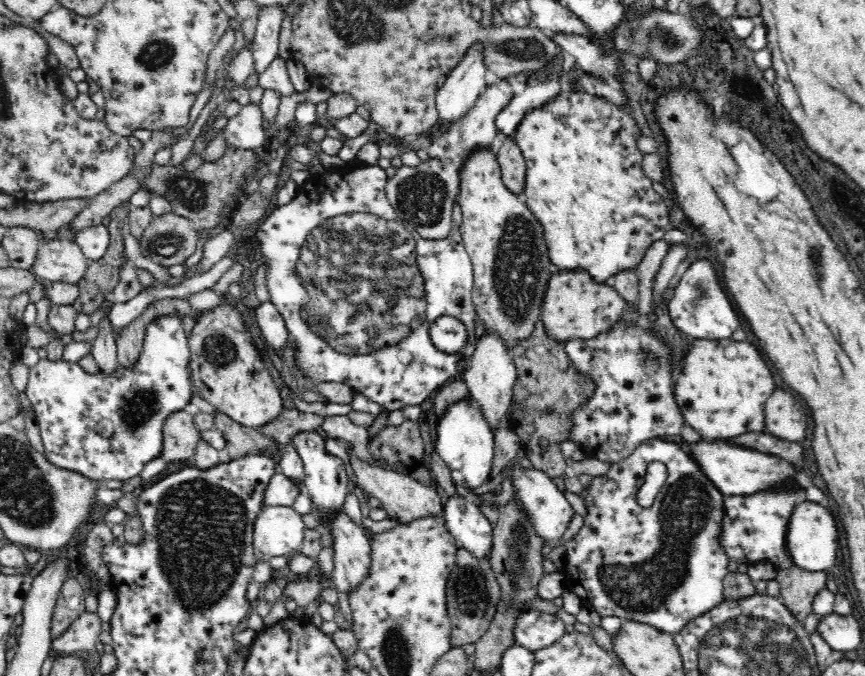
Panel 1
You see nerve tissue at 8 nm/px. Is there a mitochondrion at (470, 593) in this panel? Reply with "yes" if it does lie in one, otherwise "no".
yes

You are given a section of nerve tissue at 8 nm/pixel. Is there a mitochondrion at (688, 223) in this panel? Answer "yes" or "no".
no

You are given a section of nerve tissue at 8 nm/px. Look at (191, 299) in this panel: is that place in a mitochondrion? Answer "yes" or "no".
no

